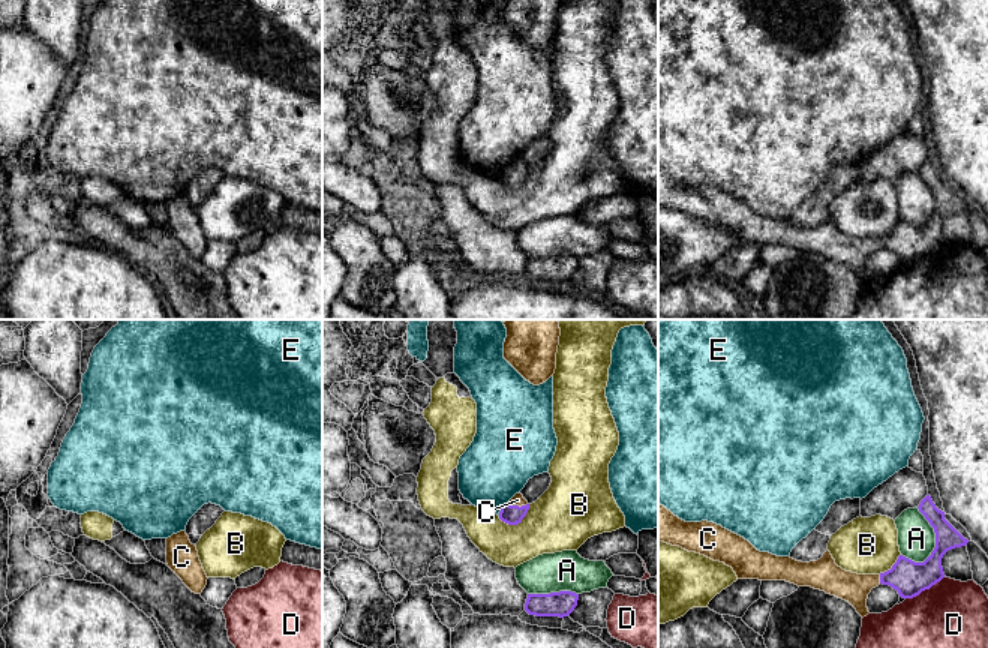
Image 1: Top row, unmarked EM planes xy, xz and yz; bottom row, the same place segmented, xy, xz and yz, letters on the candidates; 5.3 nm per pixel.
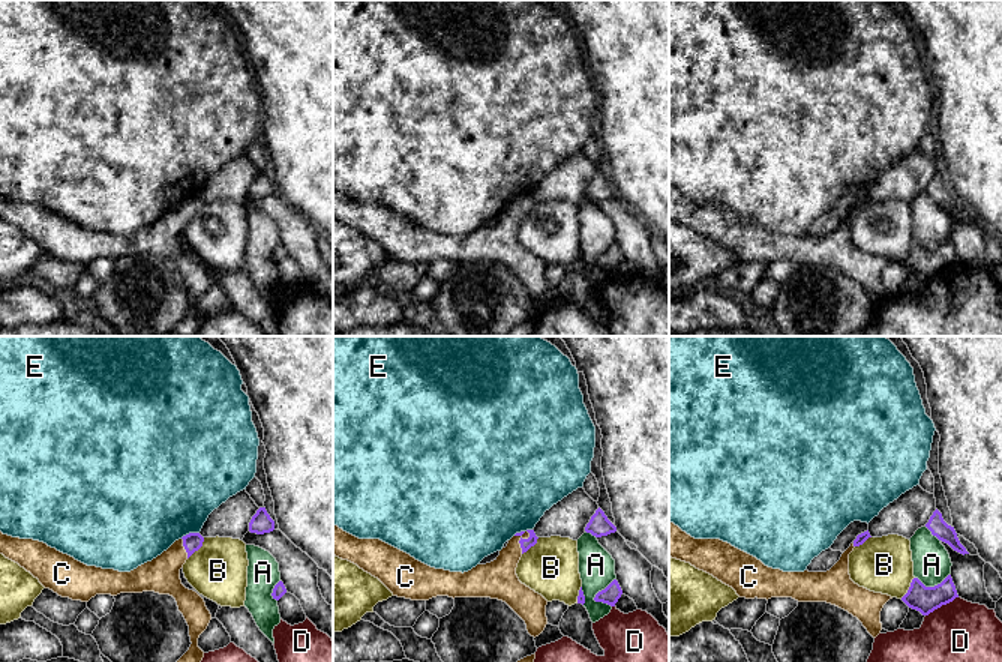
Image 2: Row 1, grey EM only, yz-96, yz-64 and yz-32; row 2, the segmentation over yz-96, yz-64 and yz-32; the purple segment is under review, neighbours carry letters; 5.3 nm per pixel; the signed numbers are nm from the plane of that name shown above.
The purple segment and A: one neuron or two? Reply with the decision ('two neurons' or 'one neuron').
two neurons

